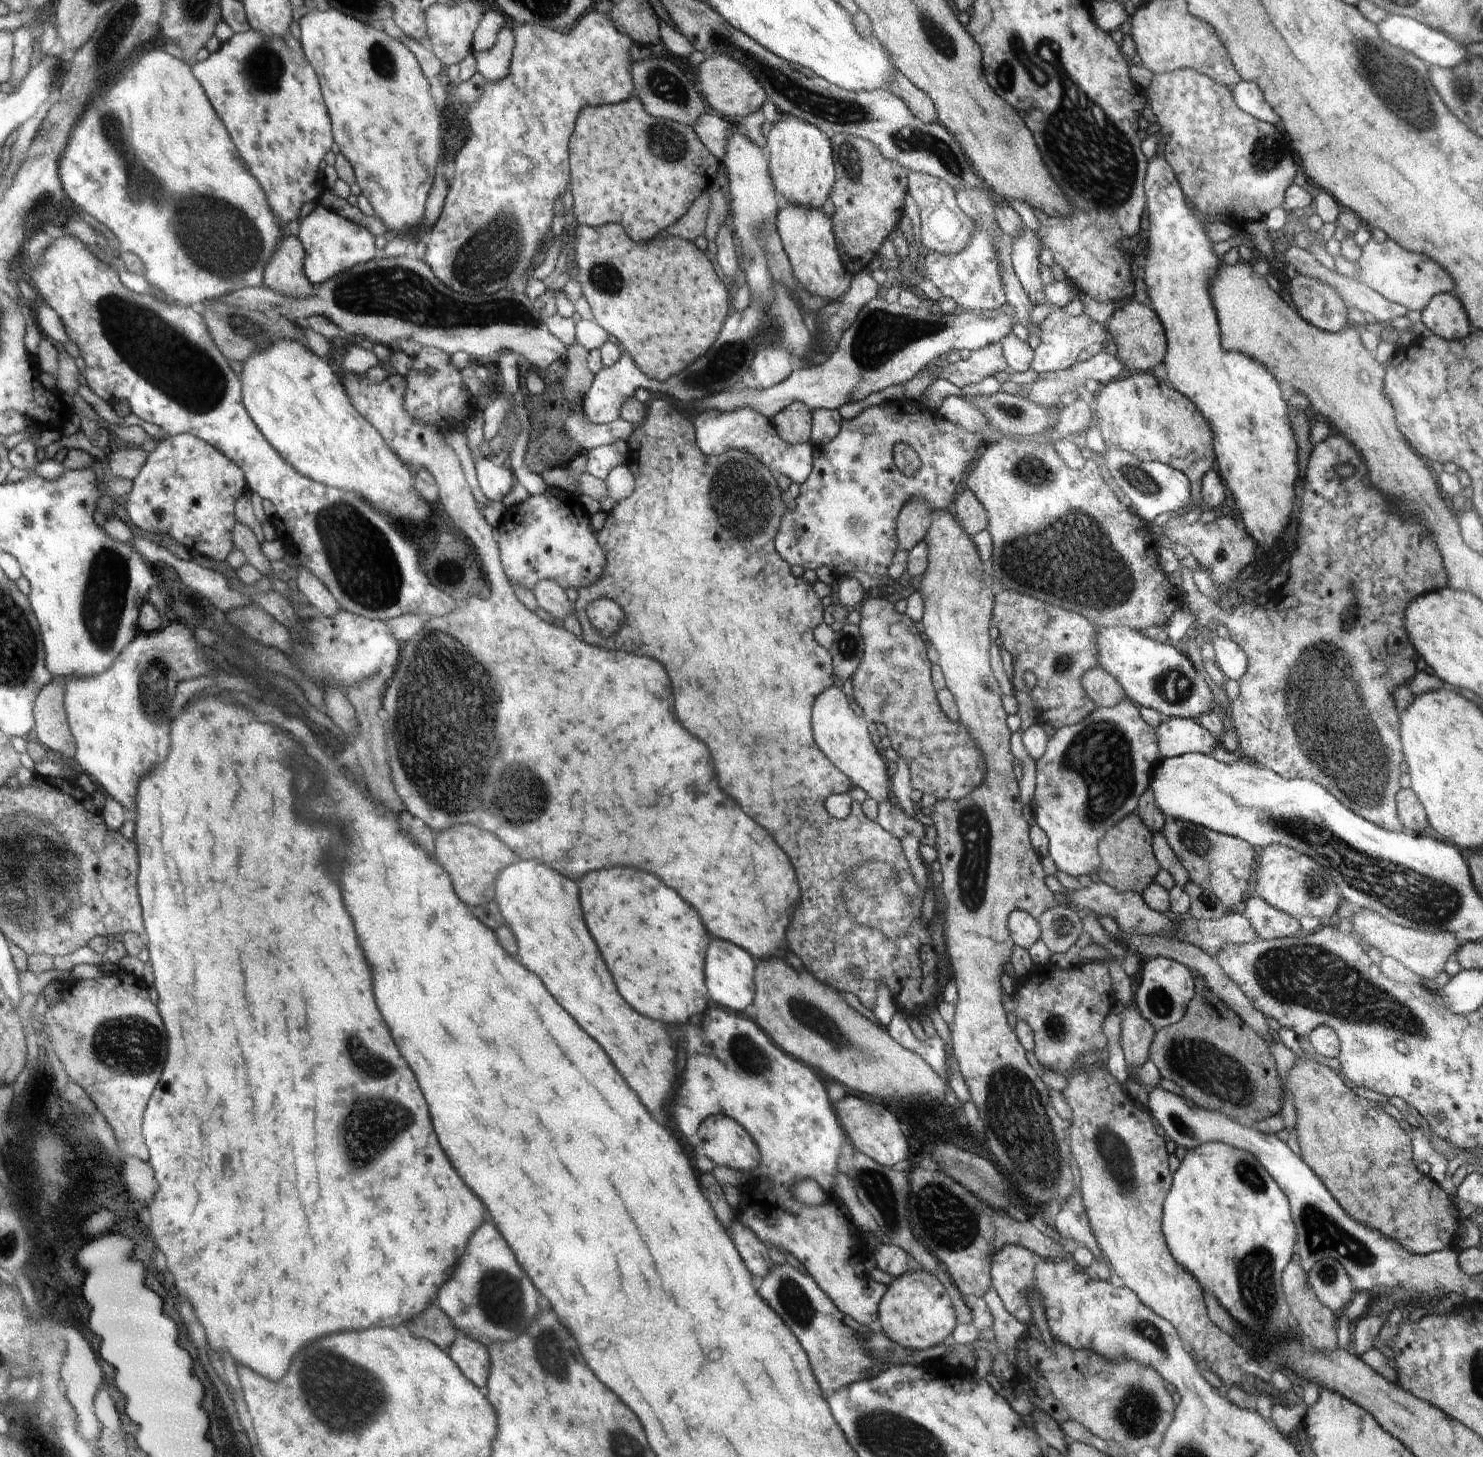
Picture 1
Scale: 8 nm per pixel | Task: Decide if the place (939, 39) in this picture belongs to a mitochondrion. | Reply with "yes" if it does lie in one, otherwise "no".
yes

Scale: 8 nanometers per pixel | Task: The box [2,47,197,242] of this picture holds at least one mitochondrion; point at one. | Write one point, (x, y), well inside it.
(41, 204)

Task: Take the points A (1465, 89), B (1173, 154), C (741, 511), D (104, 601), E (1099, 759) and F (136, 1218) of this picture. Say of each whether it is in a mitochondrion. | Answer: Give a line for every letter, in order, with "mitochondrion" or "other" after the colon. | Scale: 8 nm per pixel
A: mitochondrion
B: other
C: mitochondrion
D: mitochondrion
E: mitochondrion
F: other

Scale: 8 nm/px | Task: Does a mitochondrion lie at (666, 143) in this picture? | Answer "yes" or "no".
yes

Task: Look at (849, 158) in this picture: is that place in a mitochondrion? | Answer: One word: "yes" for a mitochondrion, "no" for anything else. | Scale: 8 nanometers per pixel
yes

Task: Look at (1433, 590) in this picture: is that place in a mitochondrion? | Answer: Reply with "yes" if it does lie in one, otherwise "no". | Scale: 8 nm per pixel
no

